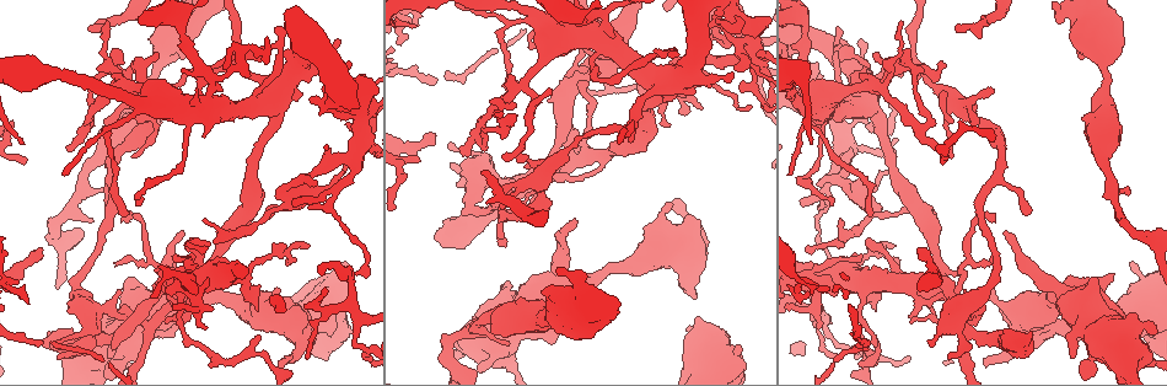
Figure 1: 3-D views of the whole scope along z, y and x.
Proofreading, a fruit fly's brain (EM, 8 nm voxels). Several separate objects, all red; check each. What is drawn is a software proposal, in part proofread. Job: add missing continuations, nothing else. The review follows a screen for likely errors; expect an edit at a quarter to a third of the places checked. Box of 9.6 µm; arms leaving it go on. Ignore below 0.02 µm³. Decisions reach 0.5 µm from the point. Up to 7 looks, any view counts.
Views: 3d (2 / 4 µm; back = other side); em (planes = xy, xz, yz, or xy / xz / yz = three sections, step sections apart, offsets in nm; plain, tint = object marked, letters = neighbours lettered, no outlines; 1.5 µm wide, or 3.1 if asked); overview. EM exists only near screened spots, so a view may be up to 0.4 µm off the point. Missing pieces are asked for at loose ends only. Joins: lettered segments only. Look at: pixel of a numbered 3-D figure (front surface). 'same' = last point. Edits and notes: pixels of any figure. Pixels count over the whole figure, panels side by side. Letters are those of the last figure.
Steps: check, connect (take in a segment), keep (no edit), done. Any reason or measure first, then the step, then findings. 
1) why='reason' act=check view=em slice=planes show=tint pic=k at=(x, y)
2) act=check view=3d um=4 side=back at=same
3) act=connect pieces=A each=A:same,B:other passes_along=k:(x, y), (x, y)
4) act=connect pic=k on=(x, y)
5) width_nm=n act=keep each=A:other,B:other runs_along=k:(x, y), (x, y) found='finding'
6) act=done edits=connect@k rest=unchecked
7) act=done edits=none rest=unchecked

why='branch stops here' act=check view=3d um=2 pic=1 at=(1008, 234)

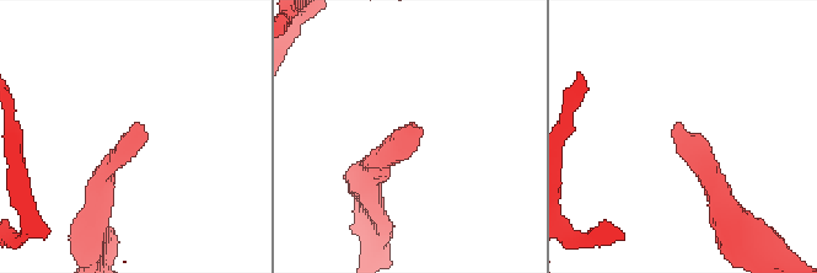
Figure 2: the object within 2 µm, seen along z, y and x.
why='shape alone is not enough' act=check view=em um=3.1 slice=xz step=16 show=letters pic=2 at=(409, 131)

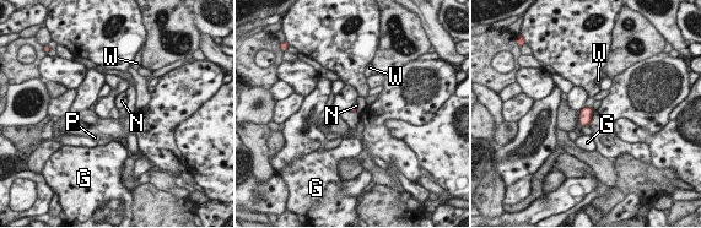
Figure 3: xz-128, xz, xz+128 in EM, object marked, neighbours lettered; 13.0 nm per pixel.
why='another direction' act=check view=em um=3.1 slice=planes show=letters at=same

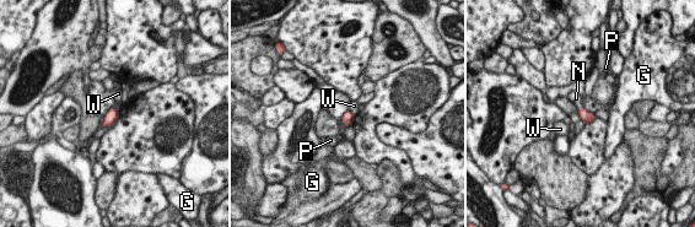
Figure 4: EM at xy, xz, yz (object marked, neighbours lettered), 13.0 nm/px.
longest_contact=W:130nm act=connect pieces=N each=G:other,N:same,P:other,W:other passes_along=4:(586, 117), (580, 108), (576, 98) found='it goes on there'

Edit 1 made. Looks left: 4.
why='free end' act=check view=em slice=xz step=4 show=letters pic=1 at=(871, 214)

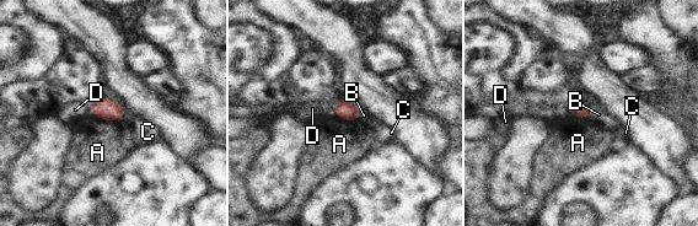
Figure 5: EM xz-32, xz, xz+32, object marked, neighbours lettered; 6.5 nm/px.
longest_contact=A:160nm act=keep each=A:other,B:other,C:other,D:other border=5:(98, 117), (122, 119) found='none of them fits'

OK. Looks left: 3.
why='an open end' act=check view=em slice=xz step=8 show=tint pic=1 at=(691, 326)

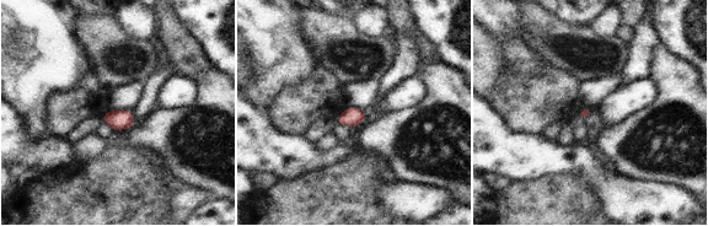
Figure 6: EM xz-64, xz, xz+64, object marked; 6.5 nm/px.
act=check view=em slice=planes show=letters at=same

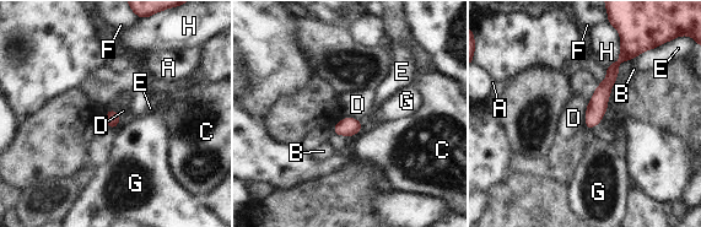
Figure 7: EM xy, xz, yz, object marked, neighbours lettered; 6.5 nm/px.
act=keep each=A:other,B:other,C:other,D:other,E:other,F:other,G:other,H:other found='no lettered segment goes on from it'

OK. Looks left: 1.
act=done edits=connect@4 rest=unchecked

